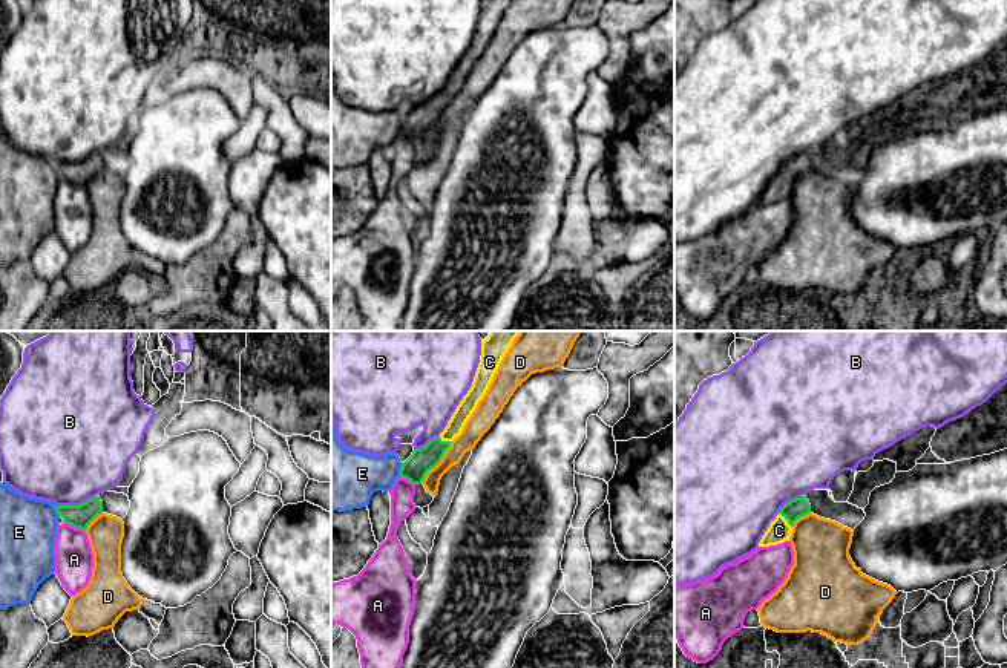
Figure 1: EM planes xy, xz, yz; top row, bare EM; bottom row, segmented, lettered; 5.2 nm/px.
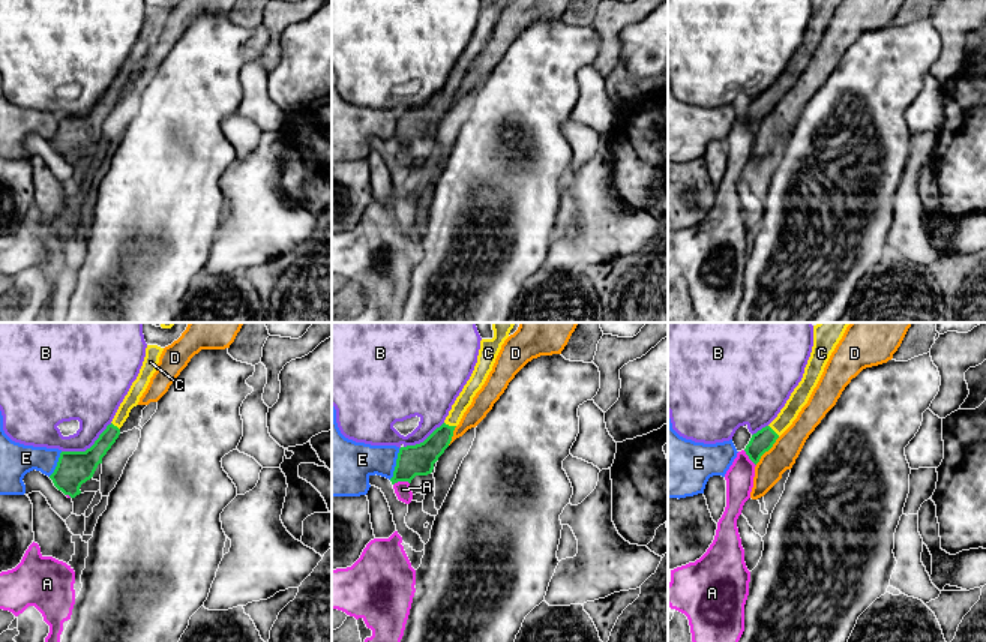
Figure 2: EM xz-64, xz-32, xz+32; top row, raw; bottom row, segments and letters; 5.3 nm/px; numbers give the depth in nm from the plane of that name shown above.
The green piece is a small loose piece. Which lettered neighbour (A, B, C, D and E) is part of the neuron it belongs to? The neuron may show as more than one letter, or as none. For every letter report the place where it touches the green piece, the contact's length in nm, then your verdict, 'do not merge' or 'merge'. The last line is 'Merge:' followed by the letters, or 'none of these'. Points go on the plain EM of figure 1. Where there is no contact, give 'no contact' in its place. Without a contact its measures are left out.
A: contact xy (75, 184); length 120 nm; do not merge
B: contact xy (75, 163); length 220 nm; do not merge
C: contact yz (785, 175); length 110 nm; merge
D: contact xz (437, 120); length 280 nm; do not merge
E: contact xz (400, 126); length 70 nm; do not merge
Merge: C

